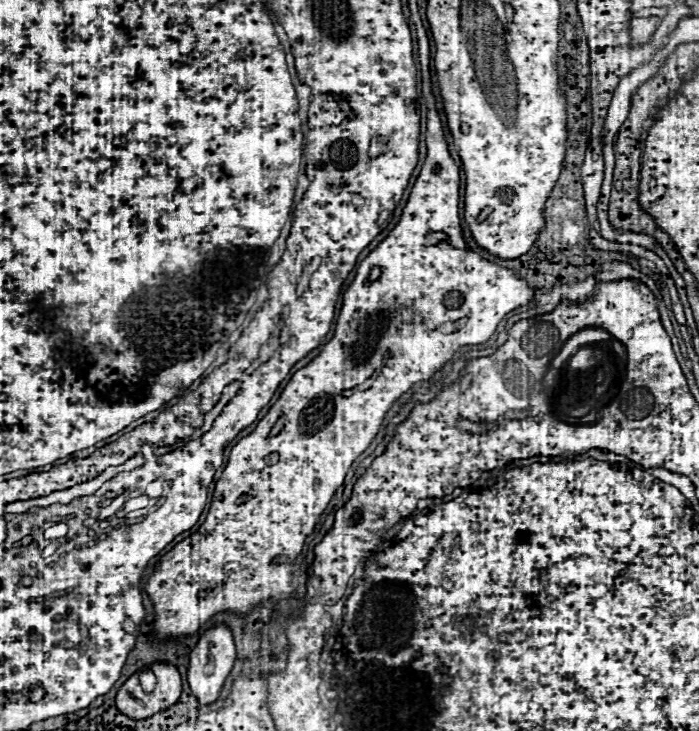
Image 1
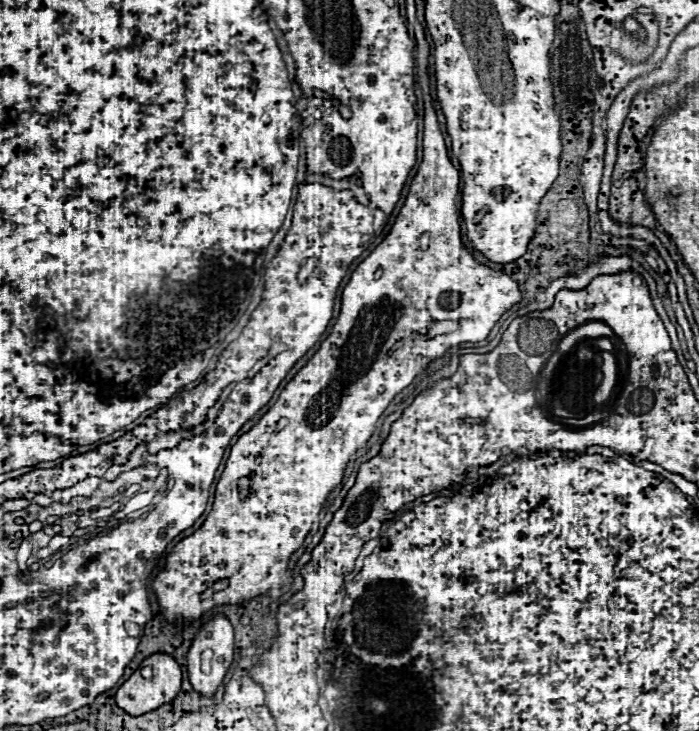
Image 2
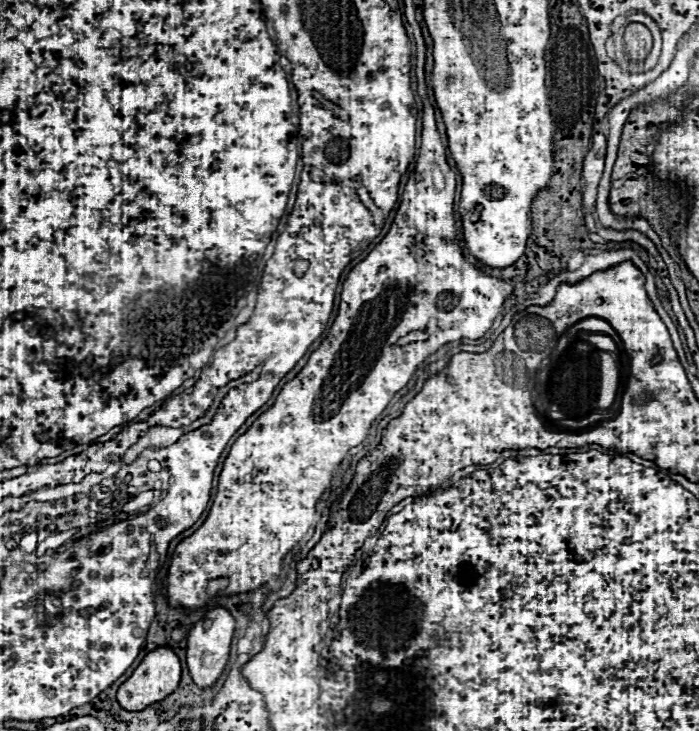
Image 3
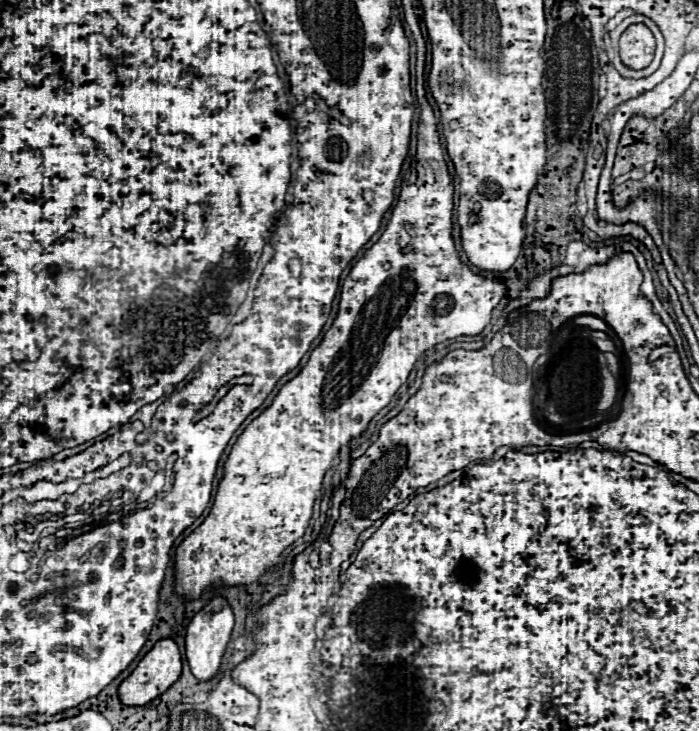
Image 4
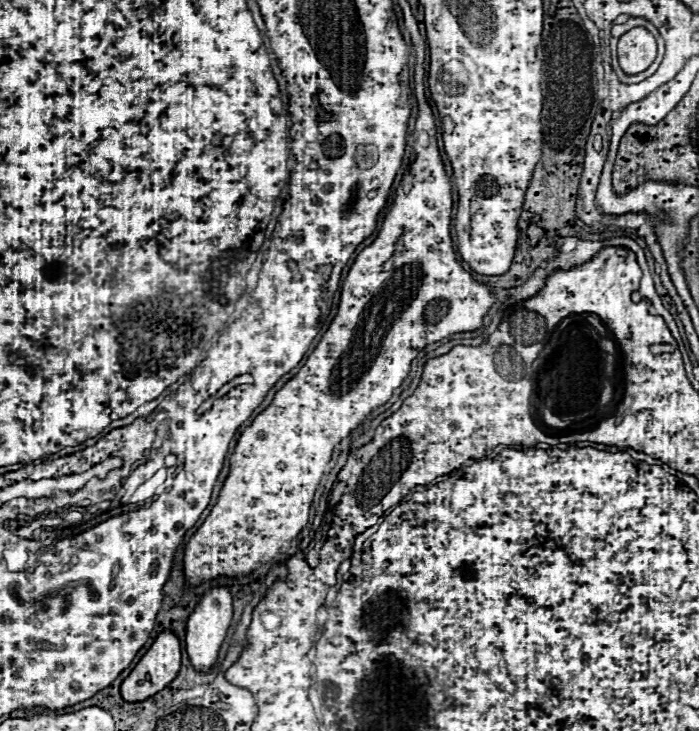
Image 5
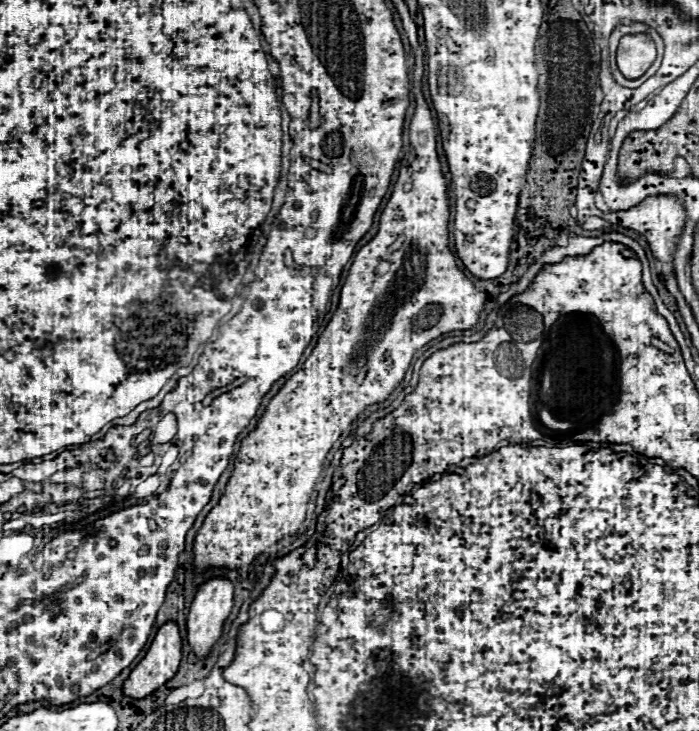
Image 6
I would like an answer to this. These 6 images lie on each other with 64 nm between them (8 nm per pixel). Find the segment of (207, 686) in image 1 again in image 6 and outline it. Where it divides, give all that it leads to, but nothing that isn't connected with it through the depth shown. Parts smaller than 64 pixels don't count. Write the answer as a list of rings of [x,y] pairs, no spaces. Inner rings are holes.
[[[216,576],[198,586],[188,614],[188,642],[192,652],[204,658],[222,634],[224,620],[234,604],[234,584]]]

